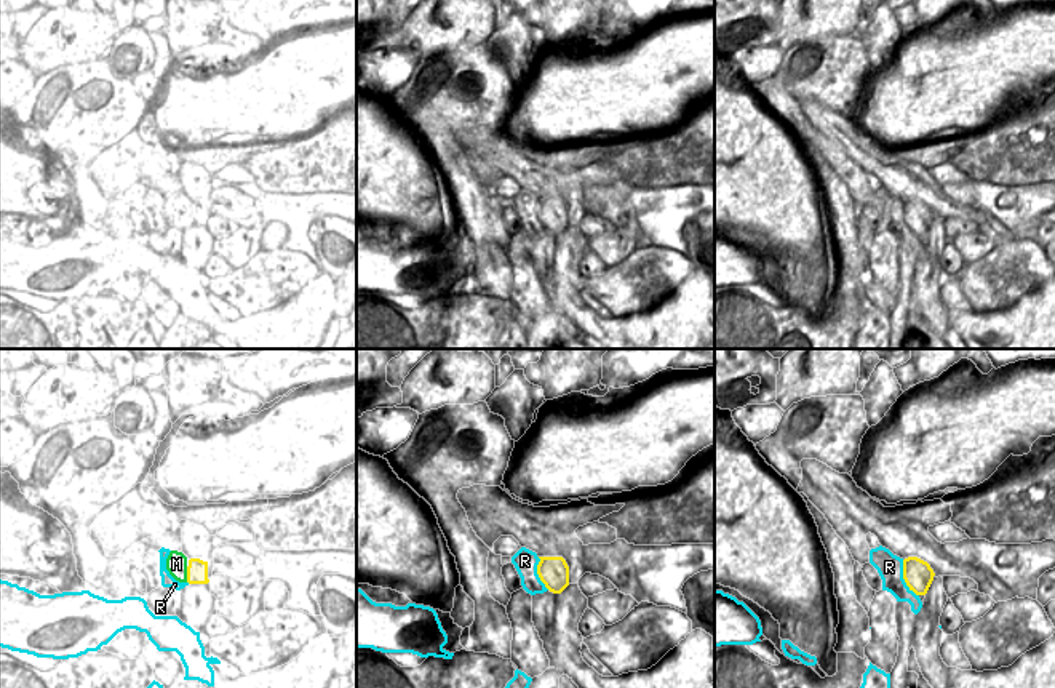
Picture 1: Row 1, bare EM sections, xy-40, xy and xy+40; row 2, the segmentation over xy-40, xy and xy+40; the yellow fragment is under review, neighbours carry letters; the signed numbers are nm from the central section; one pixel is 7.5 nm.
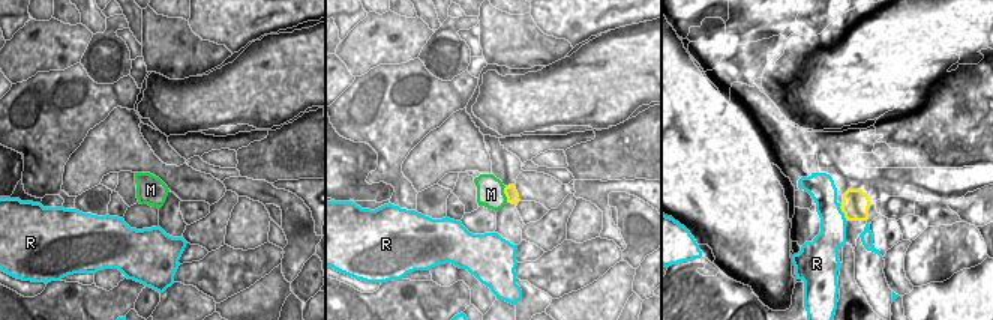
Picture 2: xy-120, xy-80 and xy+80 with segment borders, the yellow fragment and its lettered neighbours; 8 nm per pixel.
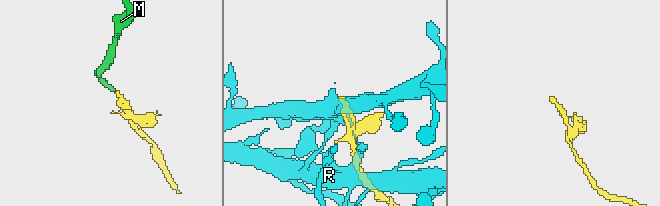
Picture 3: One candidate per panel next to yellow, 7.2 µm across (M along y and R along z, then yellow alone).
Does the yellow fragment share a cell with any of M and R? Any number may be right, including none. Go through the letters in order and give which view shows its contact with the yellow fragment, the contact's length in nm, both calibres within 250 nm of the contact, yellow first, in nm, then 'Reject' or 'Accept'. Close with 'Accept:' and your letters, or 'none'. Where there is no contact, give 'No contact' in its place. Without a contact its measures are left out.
M: Touches yellow in xy-40. Shared border 120 nm. Thickness 170 nm (yellow) against 170 nm. Accept
R: Touches yellow in xy+40. Shared border 300 nm. Thickness 220 nm (yellow) against 190 nm. Reject
Accept: M

